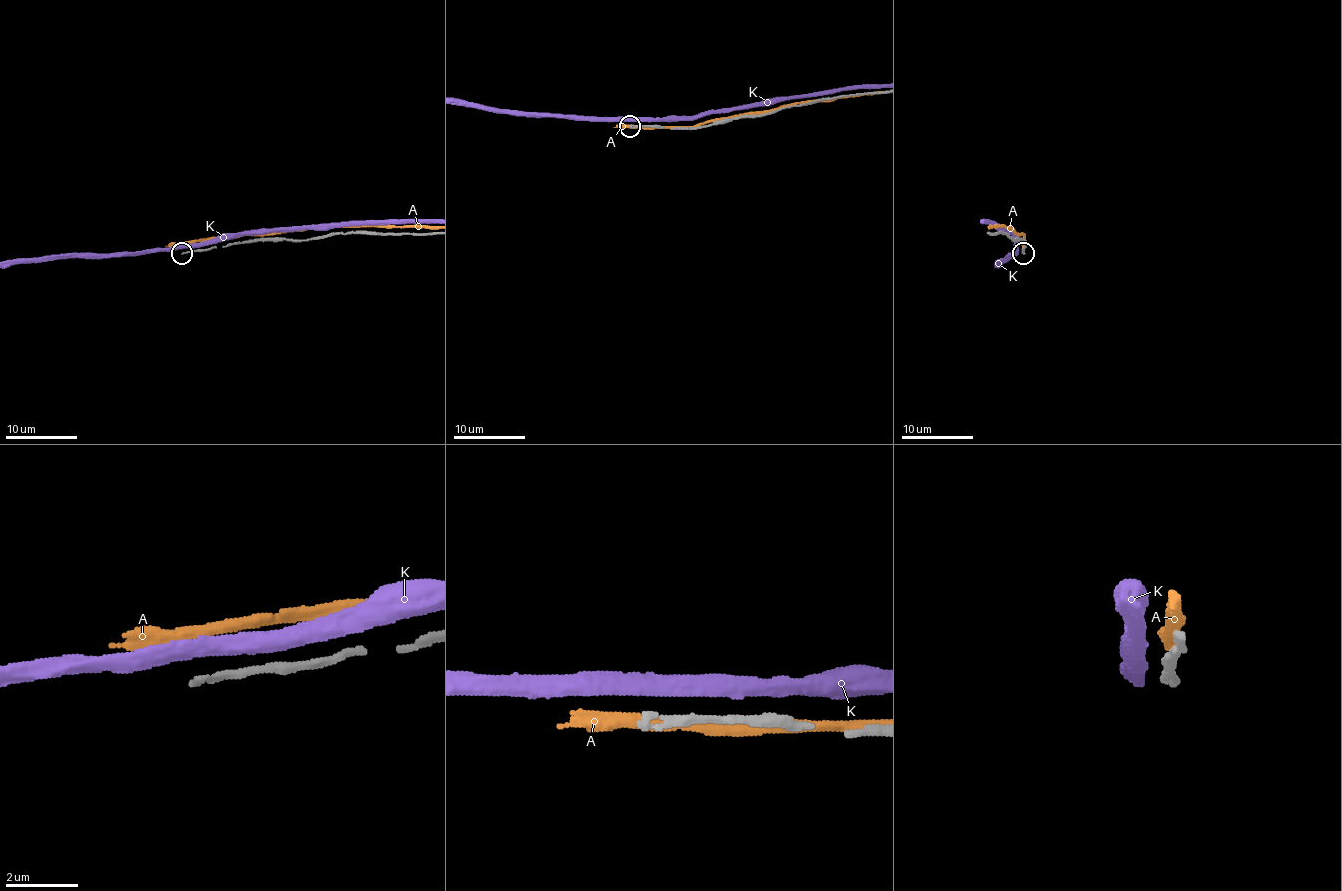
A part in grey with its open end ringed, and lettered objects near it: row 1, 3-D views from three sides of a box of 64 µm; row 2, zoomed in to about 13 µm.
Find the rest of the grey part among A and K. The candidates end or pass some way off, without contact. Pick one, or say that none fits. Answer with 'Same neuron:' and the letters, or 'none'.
Same neuron: none

